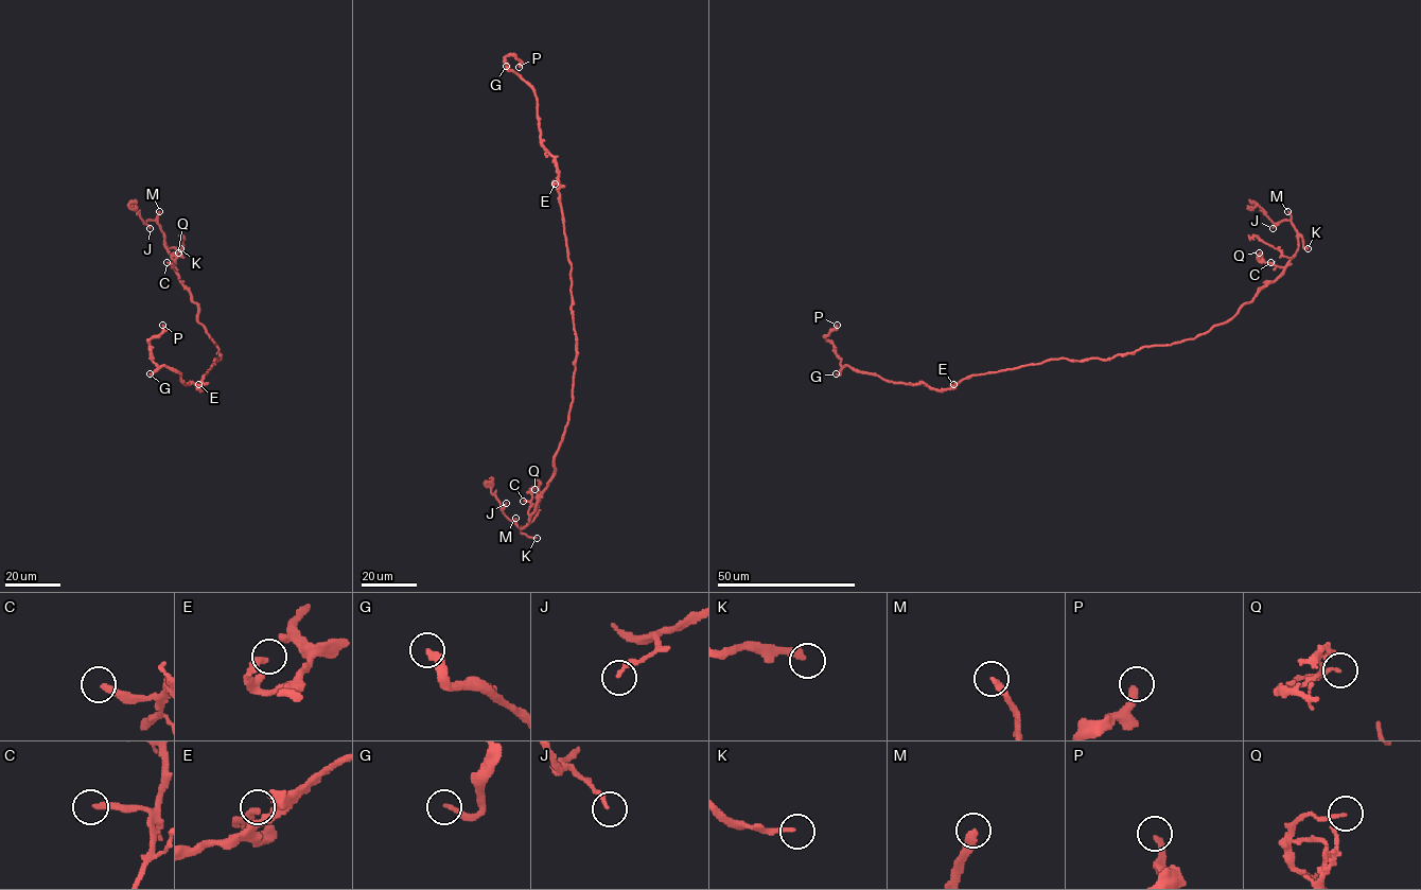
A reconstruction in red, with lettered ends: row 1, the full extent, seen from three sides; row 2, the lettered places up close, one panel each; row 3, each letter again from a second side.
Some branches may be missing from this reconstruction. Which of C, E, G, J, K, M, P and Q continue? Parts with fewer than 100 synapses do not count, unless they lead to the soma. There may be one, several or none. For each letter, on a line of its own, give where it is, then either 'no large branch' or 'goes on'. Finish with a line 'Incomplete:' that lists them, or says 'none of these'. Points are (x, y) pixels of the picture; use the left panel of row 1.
C: at (167, 262); no large branch
E: at (198, 384); no large branch
G: at (150, 373); goes on
J: at (150, 228); no large branch
K: at (180, 248); goes on
M: at (159, 211); no large branch
P: at (162, 325); no large branch
Q: at (178, 252); no large branch
Incomplete: G, K

